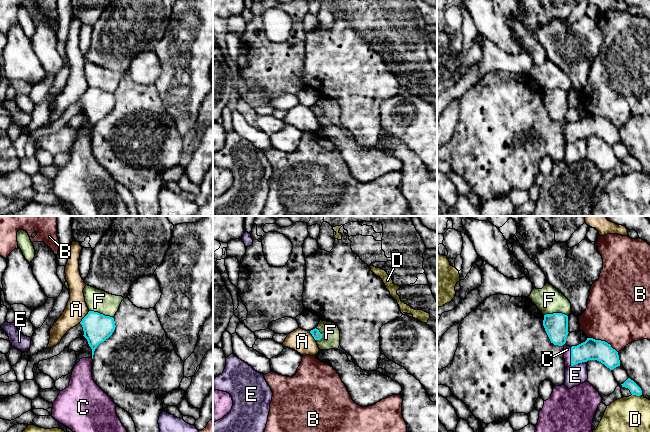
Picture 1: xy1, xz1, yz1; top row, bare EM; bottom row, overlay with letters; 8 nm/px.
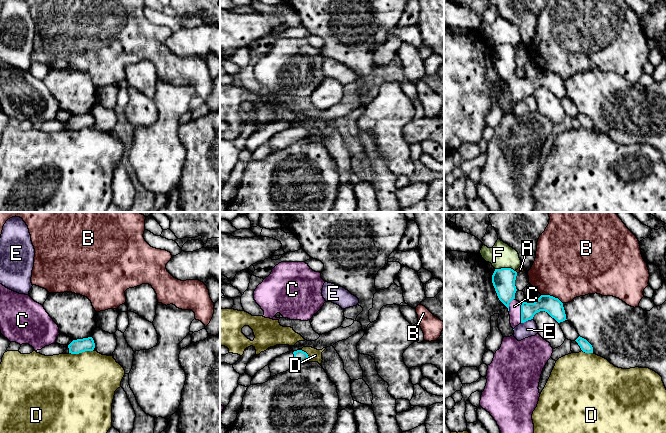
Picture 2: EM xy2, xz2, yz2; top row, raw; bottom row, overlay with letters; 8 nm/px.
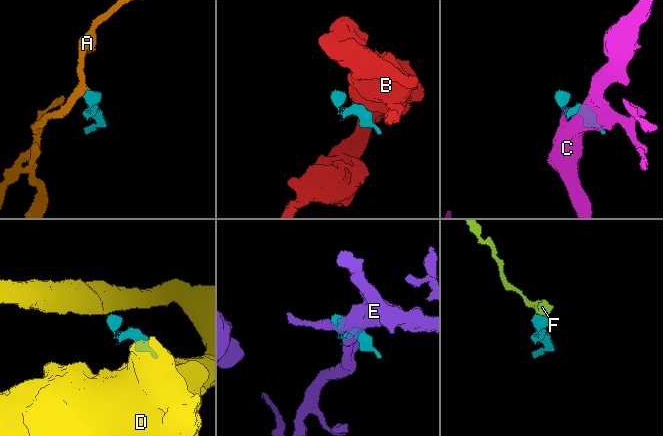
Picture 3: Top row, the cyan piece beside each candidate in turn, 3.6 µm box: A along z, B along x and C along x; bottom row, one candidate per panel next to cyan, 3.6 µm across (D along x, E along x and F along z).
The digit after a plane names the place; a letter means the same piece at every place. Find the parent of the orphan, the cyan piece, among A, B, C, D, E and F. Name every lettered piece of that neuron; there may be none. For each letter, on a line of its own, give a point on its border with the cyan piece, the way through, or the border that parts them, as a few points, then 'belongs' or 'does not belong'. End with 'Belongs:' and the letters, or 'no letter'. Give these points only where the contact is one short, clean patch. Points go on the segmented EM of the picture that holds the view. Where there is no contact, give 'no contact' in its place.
A: xy1 (84, 317) | along xy1 (89, 311), (79, 323) | does not belong
B: yz1 (603, 341) | along yz1 (588, 337), (606, 341), (617, 352) | does not belong
C: yz2 (521, 312) | across yz2 (551, 305), (538, 305), (521, 312), (514, 306) | belongs
D: xy2 (81, 352) | along xy2 (93, 349), (69, 353) | does not belong
E: yz1 (578, 362) | does not belong
F: xy1 (101, 314) | along xy1 (89, 310), (112, 317) | does not belong
Belongs: C

